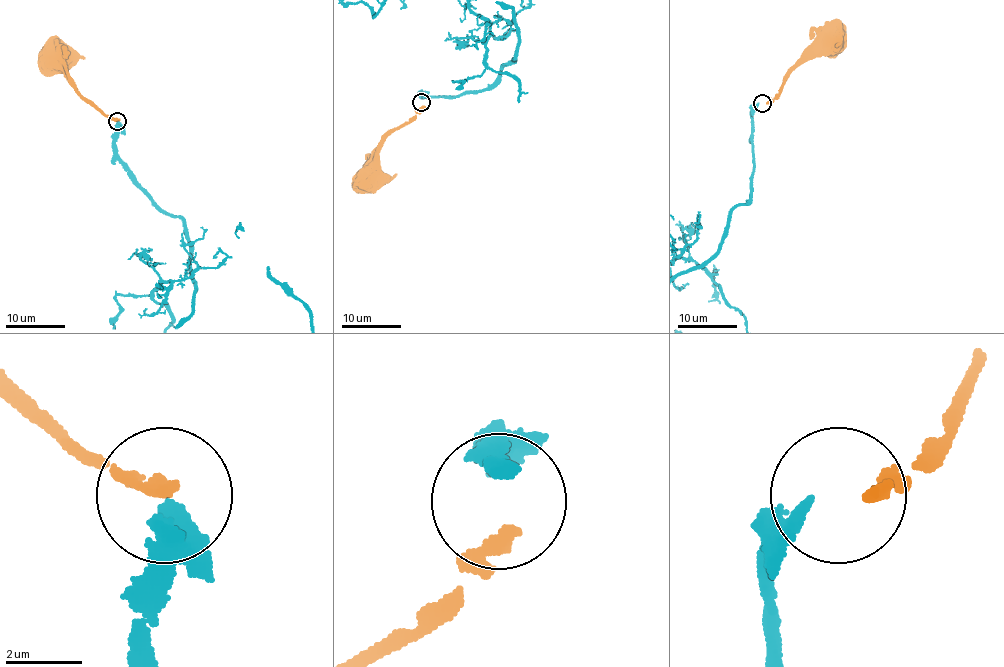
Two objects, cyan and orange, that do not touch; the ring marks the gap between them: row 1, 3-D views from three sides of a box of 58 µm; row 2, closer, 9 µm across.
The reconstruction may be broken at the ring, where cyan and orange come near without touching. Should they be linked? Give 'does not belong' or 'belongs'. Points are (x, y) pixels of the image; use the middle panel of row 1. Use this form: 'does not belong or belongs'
belongs

